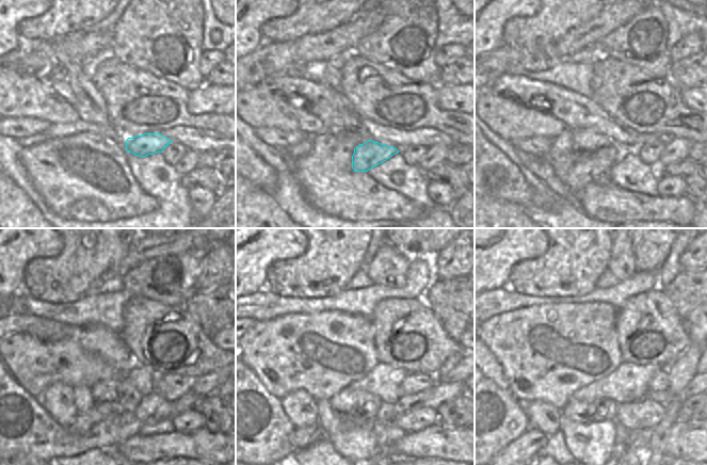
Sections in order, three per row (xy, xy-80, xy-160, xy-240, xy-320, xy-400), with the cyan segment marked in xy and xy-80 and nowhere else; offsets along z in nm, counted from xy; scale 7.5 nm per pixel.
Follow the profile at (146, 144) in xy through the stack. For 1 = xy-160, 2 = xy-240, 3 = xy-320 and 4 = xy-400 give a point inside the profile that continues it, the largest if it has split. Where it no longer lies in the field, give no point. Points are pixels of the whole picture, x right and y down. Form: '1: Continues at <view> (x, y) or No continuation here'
1: Continues at xy-160 (587, 169)
2: Continues at xy-240 (83, 421)
3: Continues at xy-320 (301, 437)
4: Continues at xy-400 (529, 444).

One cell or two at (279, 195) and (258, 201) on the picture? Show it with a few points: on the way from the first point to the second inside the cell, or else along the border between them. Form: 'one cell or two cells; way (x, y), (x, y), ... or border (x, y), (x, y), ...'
two cells; border (271, 194), (289, 217)

